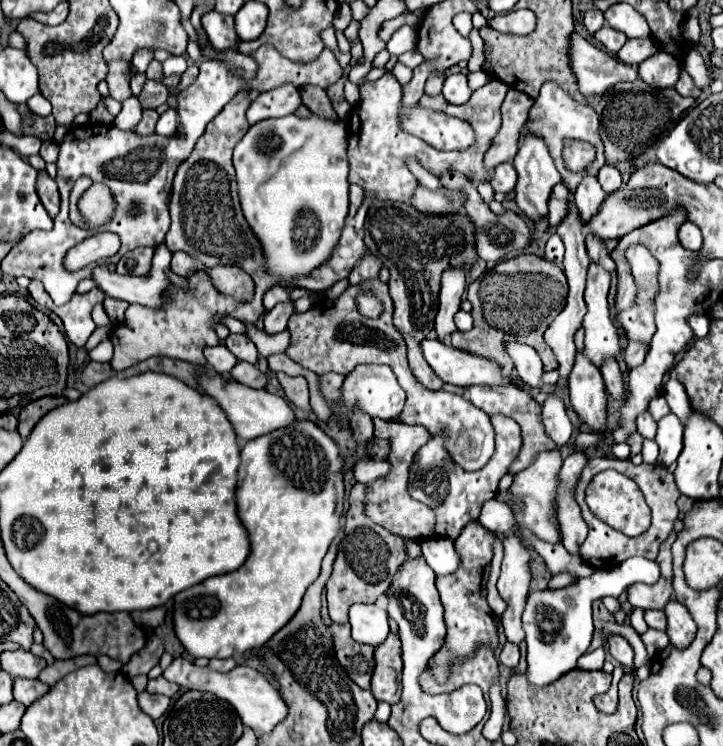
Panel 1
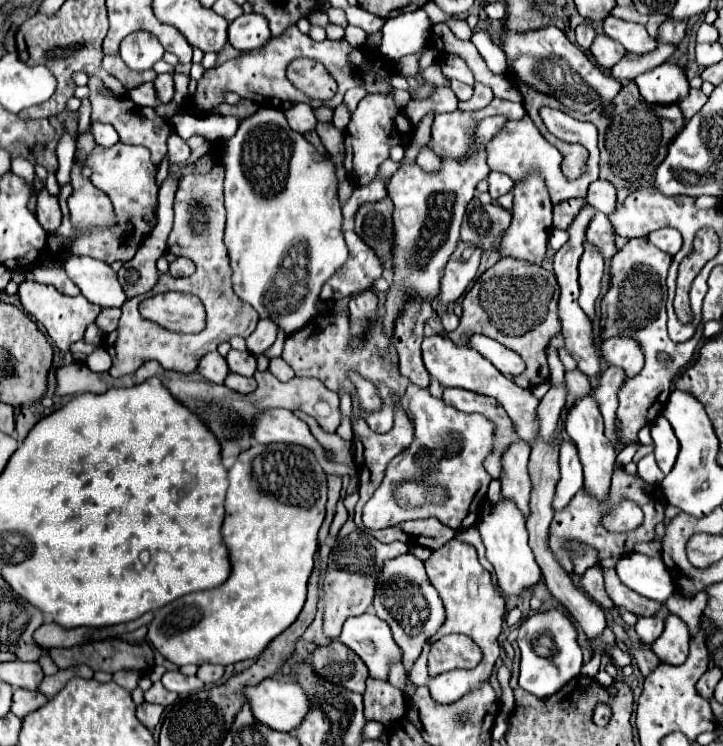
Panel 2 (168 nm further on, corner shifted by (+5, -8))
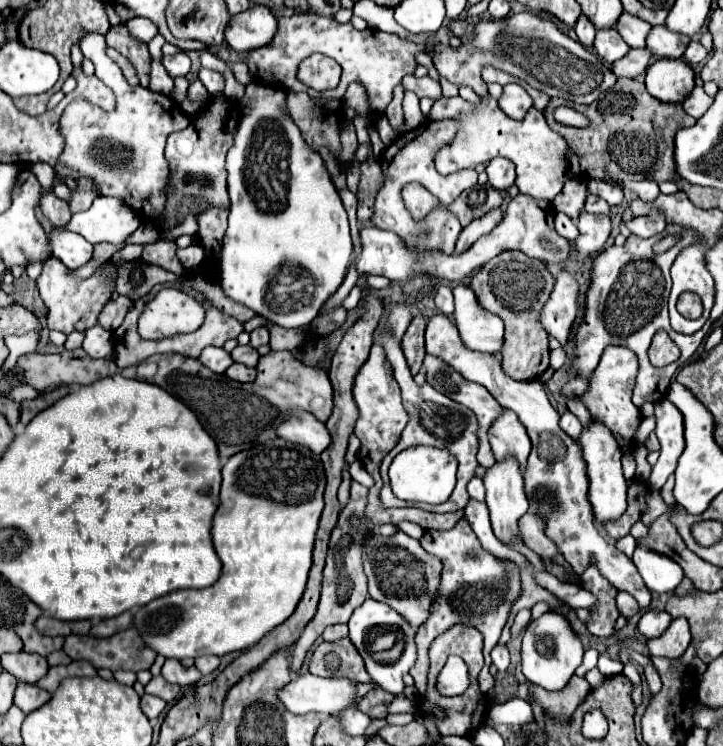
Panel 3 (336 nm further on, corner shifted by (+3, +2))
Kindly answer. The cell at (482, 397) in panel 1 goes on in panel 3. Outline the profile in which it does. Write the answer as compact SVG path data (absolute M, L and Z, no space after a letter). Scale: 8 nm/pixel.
M425 355L423 369L427 375L427 383L433 389L447 391L445 395L449 395L453 401L469 407L477 415L479 423L487 423L487 427L479 429L477 437L479 437L479 441L485 441L485 459L481 459L481 465L491 467L493 465L493 451L487 441L487 429L495 421L495 417L499 417L501 405L497 405L497 401L493 399L493 395L485 387L467 381L461 373L451 369L451 365L445 365L445 361L441 361L439 357Z

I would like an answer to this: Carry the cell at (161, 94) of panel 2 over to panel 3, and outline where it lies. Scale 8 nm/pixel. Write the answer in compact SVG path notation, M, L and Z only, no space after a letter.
M179 51L177 55L165 55L163 65L171 77L185 77L191 69L191 61L183 51Z

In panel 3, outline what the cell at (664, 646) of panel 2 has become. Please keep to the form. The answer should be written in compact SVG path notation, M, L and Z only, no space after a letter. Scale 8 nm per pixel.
M673 619L669 629L655 639L647 641L649 655L651 657L665 657L665 659L679 659L685 649L689 647L691 633L689 633L689 623L681 619Z

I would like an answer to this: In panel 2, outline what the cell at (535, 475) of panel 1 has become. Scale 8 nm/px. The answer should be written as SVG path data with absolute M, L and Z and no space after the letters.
M519 441L519 443L513 443L507 451L505 451L505 455L503 455L503 473L501 473L501 495L503 495L503 499L507 499L507 501L513 501L517 507L519 507L519 511L525 515L525 519L527 519L527 515L529 515L529 491L531 491L531 477L529 477L529 471L527 471L527 463L529 463L529 451L531 451L531 447L525 443L525 441Z

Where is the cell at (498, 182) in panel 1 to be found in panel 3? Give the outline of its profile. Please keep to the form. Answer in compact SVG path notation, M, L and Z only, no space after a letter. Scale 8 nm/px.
M493 159L485 171L491 187L499 191L507 191L515 183L515 165L509 159Z

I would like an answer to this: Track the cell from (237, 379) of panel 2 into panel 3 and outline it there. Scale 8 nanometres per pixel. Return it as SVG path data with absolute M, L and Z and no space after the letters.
M233 363L227 371L225 371L227 377L231 377L233 381L239 381L239 383L249 383L249 381L255 381L257 377L257 371L247 367L247 365L241 365L241 363Z

